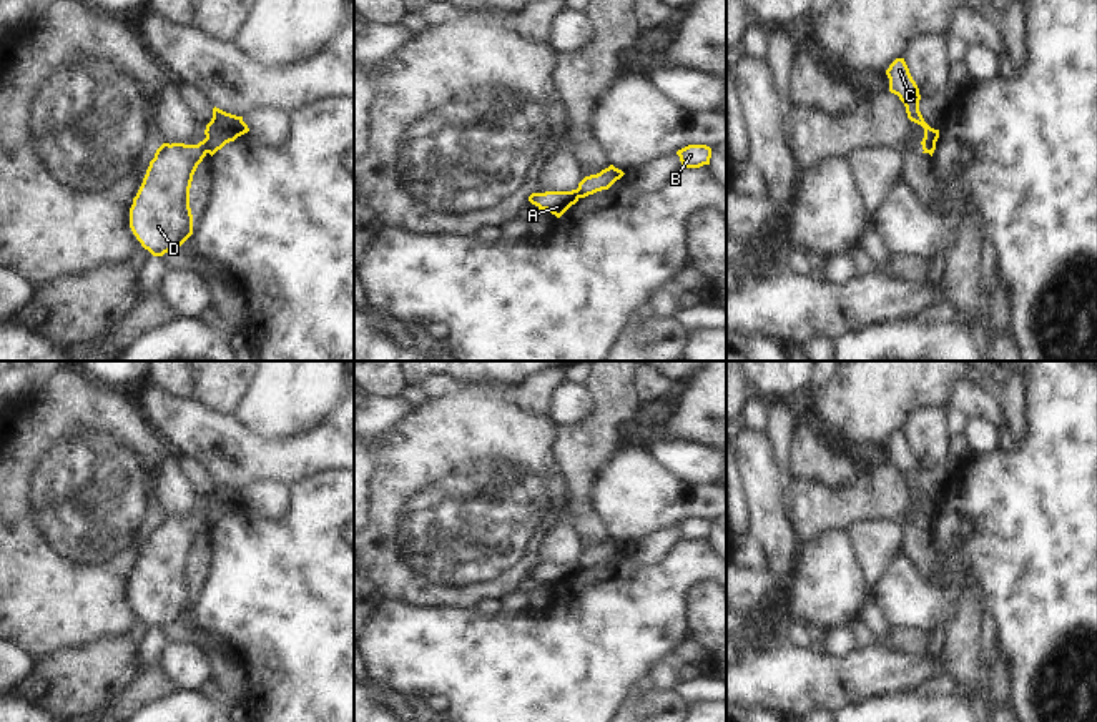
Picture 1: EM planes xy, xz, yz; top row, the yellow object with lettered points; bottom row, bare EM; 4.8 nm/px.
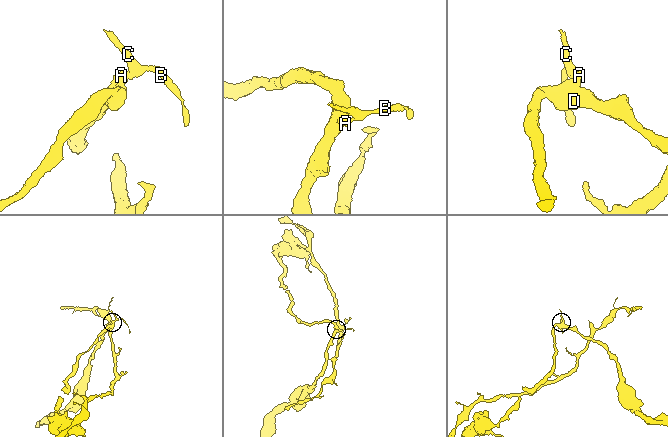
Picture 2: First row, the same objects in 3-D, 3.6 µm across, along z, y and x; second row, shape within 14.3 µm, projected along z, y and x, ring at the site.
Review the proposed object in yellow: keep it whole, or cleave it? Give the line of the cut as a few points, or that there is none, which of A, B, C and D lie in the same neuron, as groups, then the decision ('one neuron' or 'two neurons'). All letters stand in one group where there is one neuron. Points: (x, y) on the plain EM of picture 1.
cut in xy along (203, 513), (208, 524); A D / B C; two neurons

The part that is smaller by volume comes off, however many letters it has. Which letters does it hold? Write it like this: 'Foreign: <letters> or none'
Foreign: B, C

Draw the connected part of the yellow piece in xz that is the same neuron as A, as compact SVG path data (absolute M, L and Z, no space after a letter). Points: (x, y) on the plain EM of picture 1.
M545 564L545 566L532 566L529 574L535 577L539 582L547 582L557 591L560 591L572 577L578 574L578 564Z

